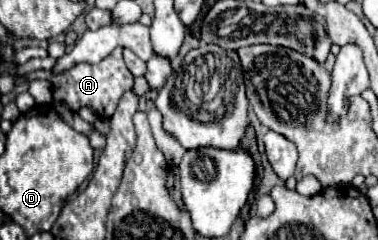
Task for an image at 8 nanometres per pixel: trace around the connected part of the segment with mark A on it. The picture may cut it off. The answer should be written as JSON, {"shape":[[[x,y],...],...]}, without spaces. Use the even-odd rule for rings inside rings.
{"shape":[[[117,47],[101,63],[97,63],[97,65],[79,63],[79,65],[71,67],[65,73],[53,75],[51,83],[53,83],[53,99],[61,101],[61,103],[67,103],[71,111],[77,111],[79,107],[91,107],[101,119],[109,119],[117,109],[121,93],[125,93],[133,87],[133,75],[125,67],[123,49]]]}

